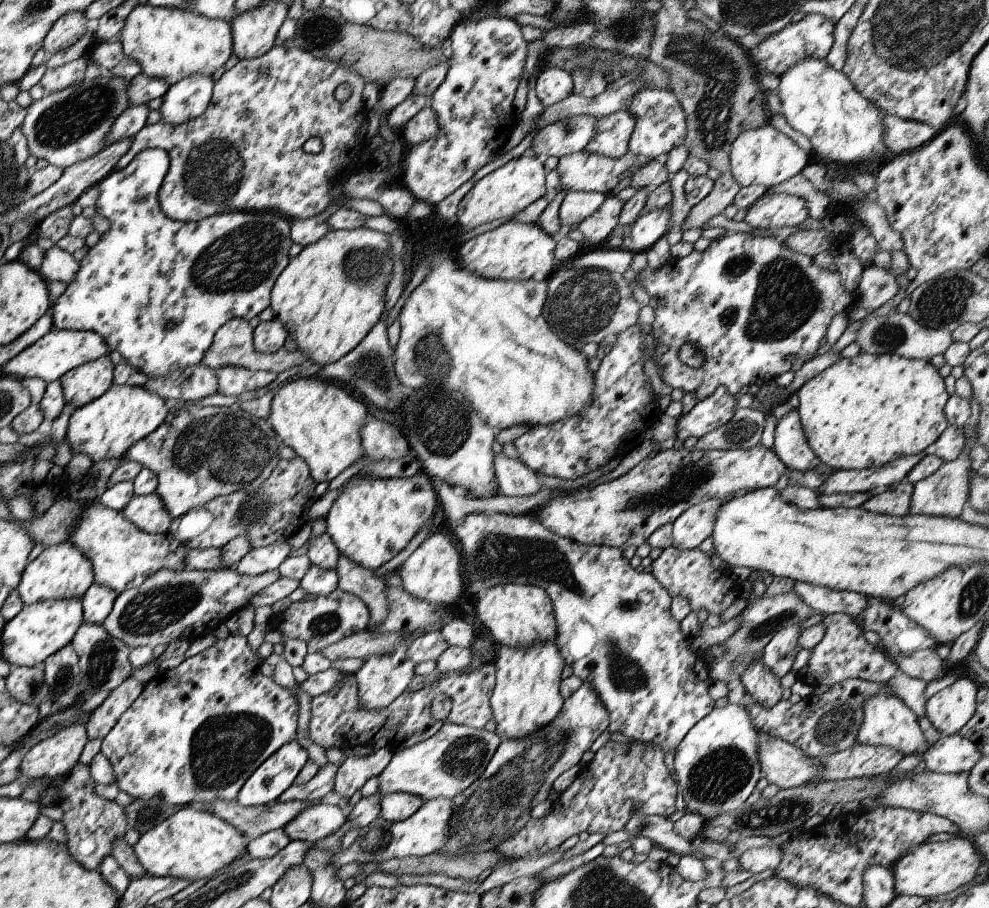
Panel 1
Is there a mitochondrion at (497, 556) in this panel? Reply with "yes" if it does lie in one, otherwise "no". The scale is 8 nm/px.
yes

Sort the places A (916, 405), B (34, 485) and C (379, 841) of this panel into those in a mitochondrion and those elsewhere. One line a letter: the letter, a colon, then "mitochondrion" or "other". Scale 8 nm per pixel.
A: other
B: other
C: mitochondrion

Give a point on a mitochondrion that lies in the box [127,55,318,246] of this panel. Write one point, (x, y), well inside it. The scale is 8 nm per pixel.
(212, 174)

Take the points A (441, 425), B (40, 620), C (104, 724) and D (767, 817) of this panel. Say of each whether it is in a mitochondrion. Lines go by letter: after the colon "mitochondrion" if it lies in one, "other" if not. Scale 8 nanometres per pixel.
A: mitochondrion
B: other
C: other
D: mitochondrion

